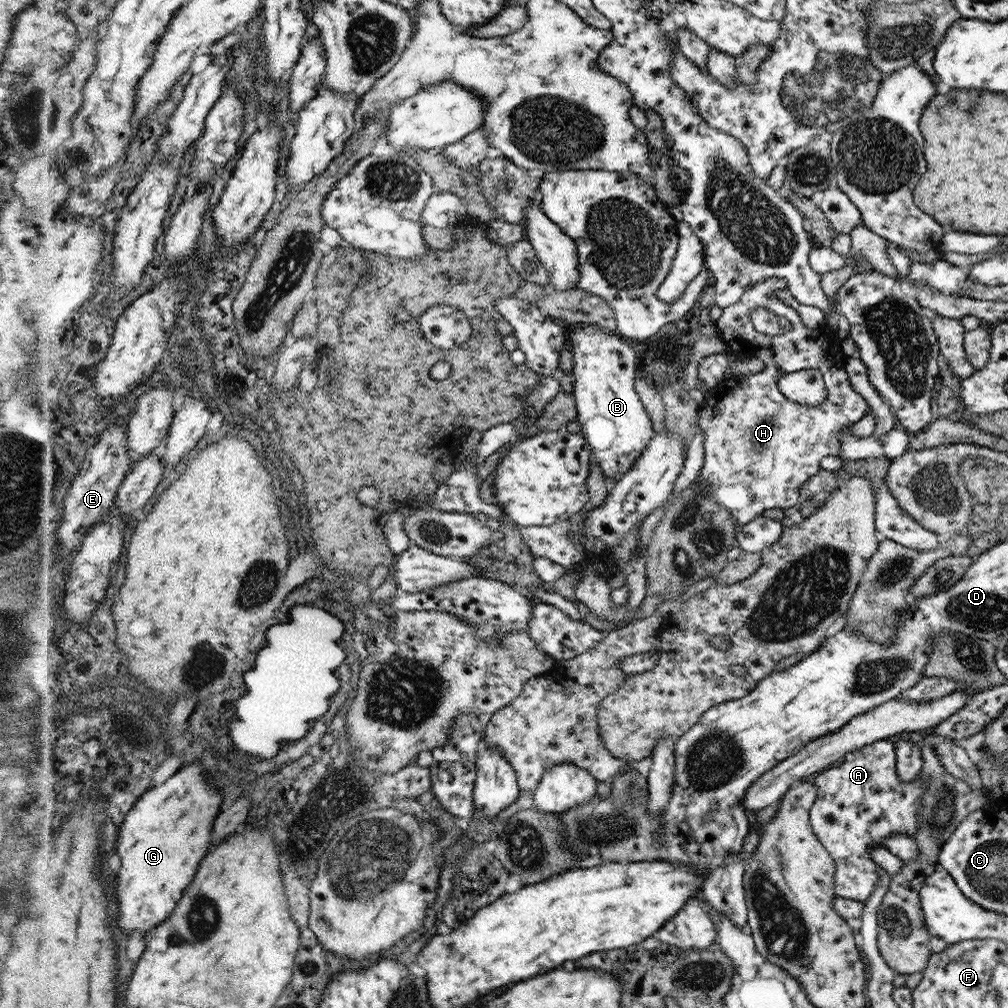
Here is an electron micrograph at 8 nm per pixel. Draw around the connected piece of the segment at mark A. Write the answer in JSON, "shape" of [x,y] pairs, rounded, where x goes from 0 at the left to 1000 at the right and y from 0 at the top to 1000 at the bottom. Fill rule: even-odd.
{"shape":[[[874,734],[839,748],[833,758],[810,767],[805,772],[811,781],[812,791],[804,807],[804,813],[807,824],[829,856],[829,889],[832,891],[856,896],[862,894],[872,875],[872,861],[864,850],[862,841],[866,837],[876,837],[878,831],[882,831],[886,825],[898,825],[907,829],[911,824],[911,804],[914,804],[914,792],[917,789],[915,772],[912,769],[909,774],[899,778],[895,773],[891,774],[891,770],[887,754],[881,756],[881,734]]]}

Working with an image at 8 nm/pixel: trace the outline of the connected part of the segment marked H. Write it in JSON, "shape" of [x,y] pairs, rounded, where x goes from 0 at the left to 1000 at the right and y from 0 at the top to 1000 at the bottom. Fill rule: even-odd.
{"shape":[[[771,275],[762,276],[760,279],[752,281],[752,283],[746,285],[744,289],[740,289],[740,292],[735,296],[735,299],[730,300],[730,302],[722,304],[720,307],[718,307],[714,316],[709,321],[712,333],[714,336],[716,336],[720,343],[724,345],[725,351],[736,351],[738,355],[752,355],[758,358],[758,361],[760,361],[758,369],[754,368],[744,372],[730,372],[727,373],[723,378],[713,380],[710,385],[708,385],[707,389],[699,394],[697,399],[694,401],[694,409],[692,409],[691,424],[694,424],[695,429],[697,429],[696,440],[699,456],[698,460],[693,466],[693,472],[695,472],[693,474],[693,478],[695,478],[693,484],[697,486],[697,490],[701,490],[703,494],[708,494],[709,498],[712,498],[718,506],[722,506],[724,510],[727,510],[727,513],[729,514],[729,522],[731,522],[729,534],[731,534],[732,527],[734,527],[739,520],[743,520],[744,517],[748,517],[749,514],[756,512],[757,508],[766,506],[766,504],[786,504],[786,502],[790,500],[792,492],[794,492],[794,484],[796,484],[798,478],[800,478],[806,471],[809,471],[813,466],[813,455],[817,454],[817,452],[832,452],[833,441],[832,437],[830,436],[832,427],[841,425],[843,422],[847,422],[847,420],[853,418],[853,416],[855,416],[857,413],[864,410],[862,400],[857,393],[851,391],[850,388],[846,386],[840,369],[838,368],[837,363],[841,355],[835,350],[834,347],[834,340],[836,339],[837,335],[832,334],[830,325],[821,322],[814,324],[813,326],[802,326],[797,321],[792,310],[790,310],[788,306],[784,306],[784,304],[778,303],[776,299],[772,299],[772,297],[770,297],[770,288],[778,288],[778,286],[781,284],[782,281],[778,277]],[[748,305],[758,305],[758,307],[764,309],[764,311],[775,313],[783,317],[783,319],[786,321],[786,325],[781,331],[773,333],[756,332],[754,329],[750,329],[748,321],[745,319],[744,315],[744,307]],[[800,366],[813,367],[815,370],[816,378],[818,379],[818,384],[821,388],[819,397],[817,397],[817,399],[812,403],[800,403],[799,401],[792,401],[787,397],[782,397],[772,385],[772,379],[776,373],[779,371],[784,371],[785,369]]]}

